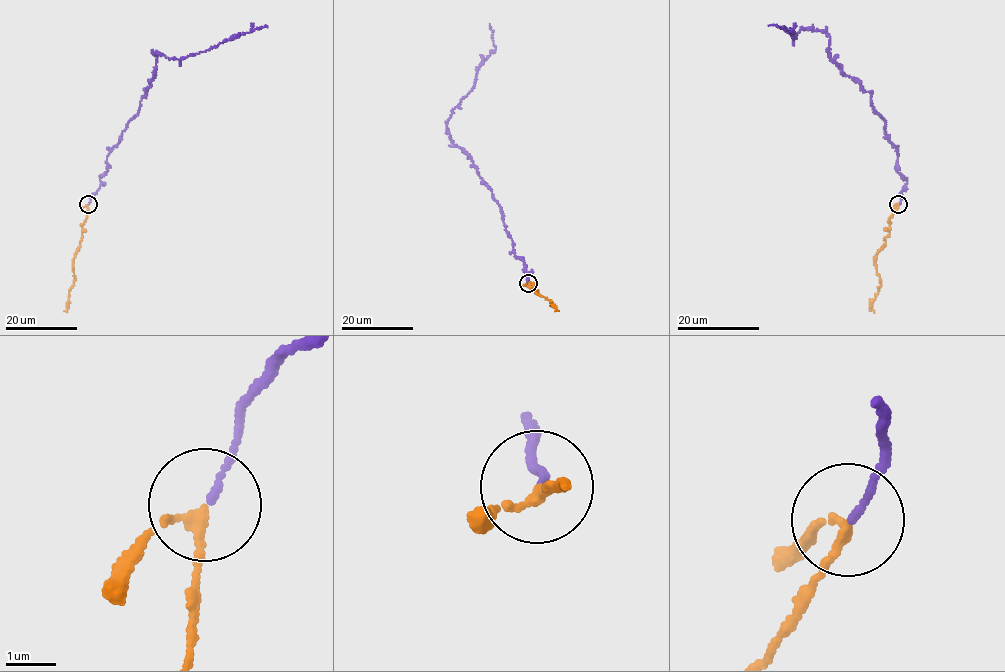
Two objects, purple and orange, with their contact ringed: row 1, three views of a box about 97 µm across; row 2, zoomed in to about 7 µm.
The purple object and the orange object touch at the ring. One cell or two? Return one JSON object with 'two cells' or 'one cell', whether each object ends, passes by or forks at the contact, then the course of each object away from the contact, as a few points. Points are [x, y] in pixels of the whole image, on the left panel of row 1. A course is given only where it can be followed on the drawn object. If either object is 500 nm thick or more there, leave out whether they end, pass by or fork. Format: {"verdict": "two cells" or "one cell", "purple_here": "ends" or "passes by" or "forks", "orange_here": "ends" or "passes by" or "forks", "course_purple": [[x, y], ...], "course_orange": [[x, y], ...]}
{"verdict": "one cell", "purple_here": "ends", "orange_here": "passes by", "course_purple": [[89, 204], [106, 171], [106, 156], [145, 98], [155, 74], [155, 53], [184, 58], [234, 35], [267, 27]], "course_orange": [[88, 205], [81, 239], [73, 261], [74, 283], [66, 312]]}

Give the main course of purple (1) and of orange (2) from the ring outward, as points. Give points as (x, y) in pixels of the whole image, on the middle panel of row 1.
1: (529, 283), (524, 263), (514, 256), (501, 207), (446, 126), (471, 91), (481, 62), (494, 53), (489, 24)
2: (528, 283), (558, 310)

